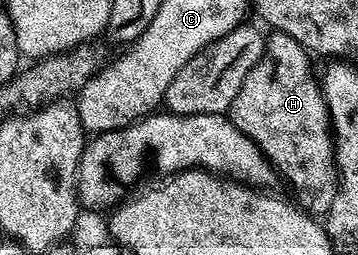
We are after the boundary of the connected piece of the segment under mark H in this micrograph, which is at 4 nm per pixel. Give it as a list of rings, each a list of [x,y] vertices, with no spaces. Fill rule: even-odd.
[[[280,32],[270,33],[265,55],[247,72],[247,80],[243,80],[239,96],[235,96],[231,117],[269,157],[284,181],[286,178],[293,185],[300,209],[324,216],[337,195],[339,175],[329,108],[315,70],[313,74],[312,60],[310,51],[299,40]]]

